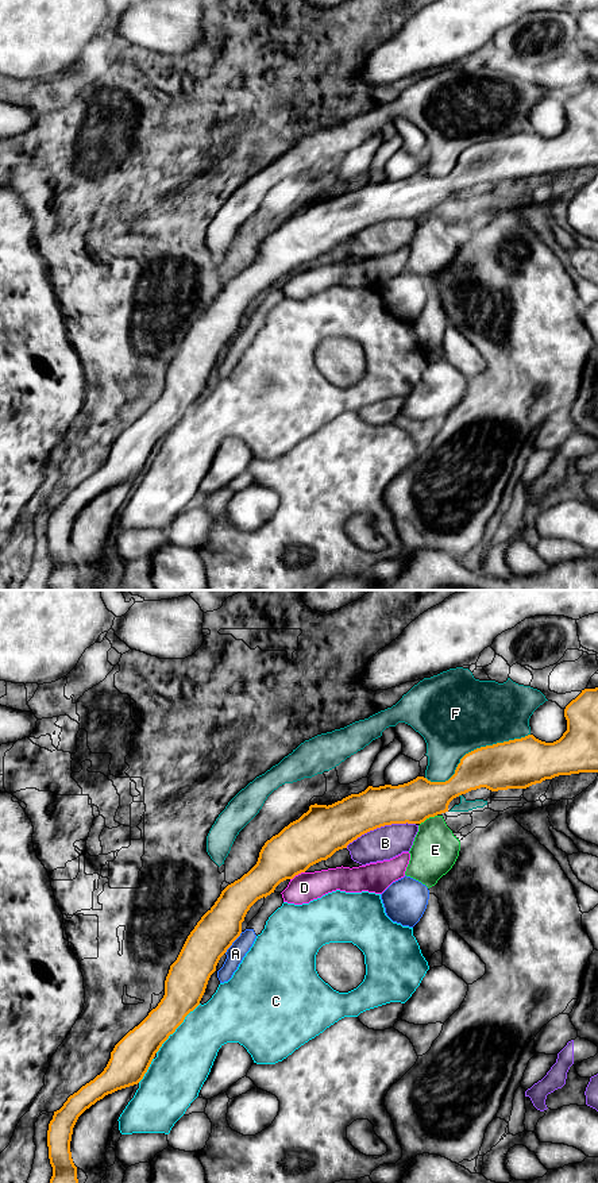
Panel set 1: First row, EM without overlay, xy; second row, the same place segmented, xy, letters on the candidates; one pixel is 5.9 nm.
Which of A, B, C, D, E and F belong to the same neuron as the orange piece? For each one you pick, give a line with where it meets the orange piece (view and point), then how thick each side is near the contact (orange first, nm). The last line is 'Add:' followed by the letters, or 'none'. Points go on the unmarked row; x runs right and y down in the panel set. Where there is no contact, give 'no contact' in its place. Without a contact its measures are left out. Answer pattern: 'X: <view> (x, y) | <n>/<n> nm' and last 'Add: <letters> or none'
Add: none

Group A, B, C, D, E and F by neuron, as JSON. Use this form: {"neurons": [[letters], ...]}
{"neurons": [["A"], ["B"], ["C"], ["D"], ["E"], ["F"]]}

